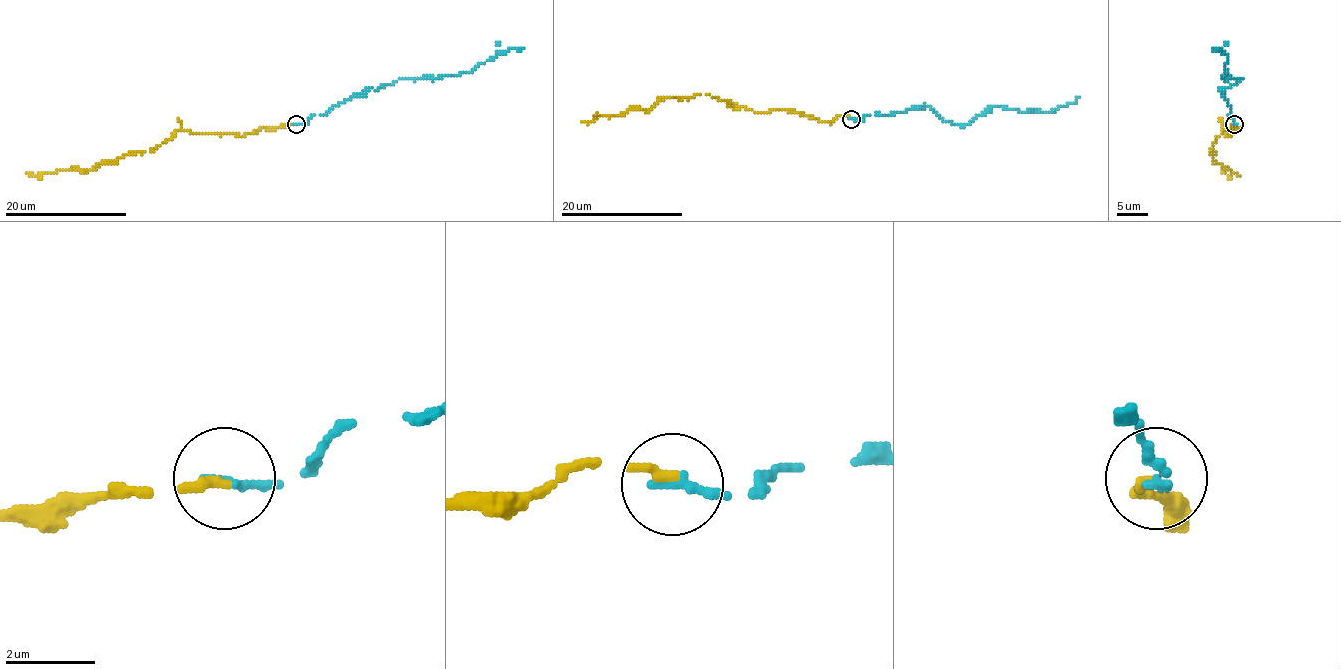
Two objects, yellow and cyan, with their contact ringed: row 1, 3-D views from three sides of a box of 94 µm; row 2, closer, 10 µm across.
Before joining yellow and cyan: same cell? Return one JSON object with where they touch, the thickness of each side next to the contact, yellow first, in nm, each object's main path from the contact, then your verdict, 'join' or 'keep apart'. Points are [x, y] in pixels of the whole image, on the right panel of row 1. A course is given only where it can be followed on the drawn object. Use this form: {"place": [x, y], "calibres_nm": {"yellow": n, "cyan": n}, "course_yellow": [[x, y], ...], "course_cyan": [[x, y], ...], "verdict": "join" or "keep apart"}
{"place": [1234, 124], "calibres_nm": {"yellow": 260, "cyan": 240}, "course_yellow": [[1233, 123], [1236, 128], [1227, 135], [1222, 131], [1209, 152], [1213, 163], [1227, 170], [1222, 170], [1238, 173]], "course_cyan": [[1234, 123], [1221, 88], [1225, 90], [1241, 79], [1222, 78], [1227, 73], [1227, 55], [1213, 49]], "verdict": "join"}

